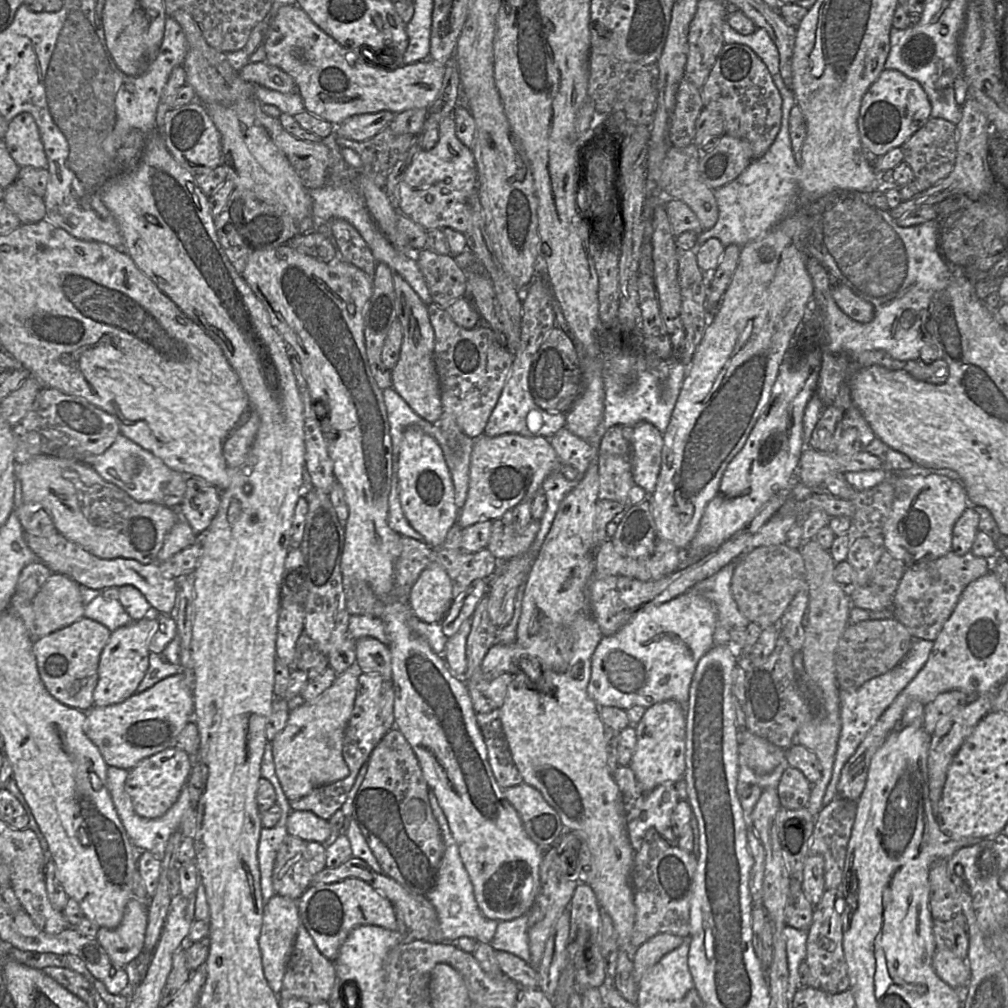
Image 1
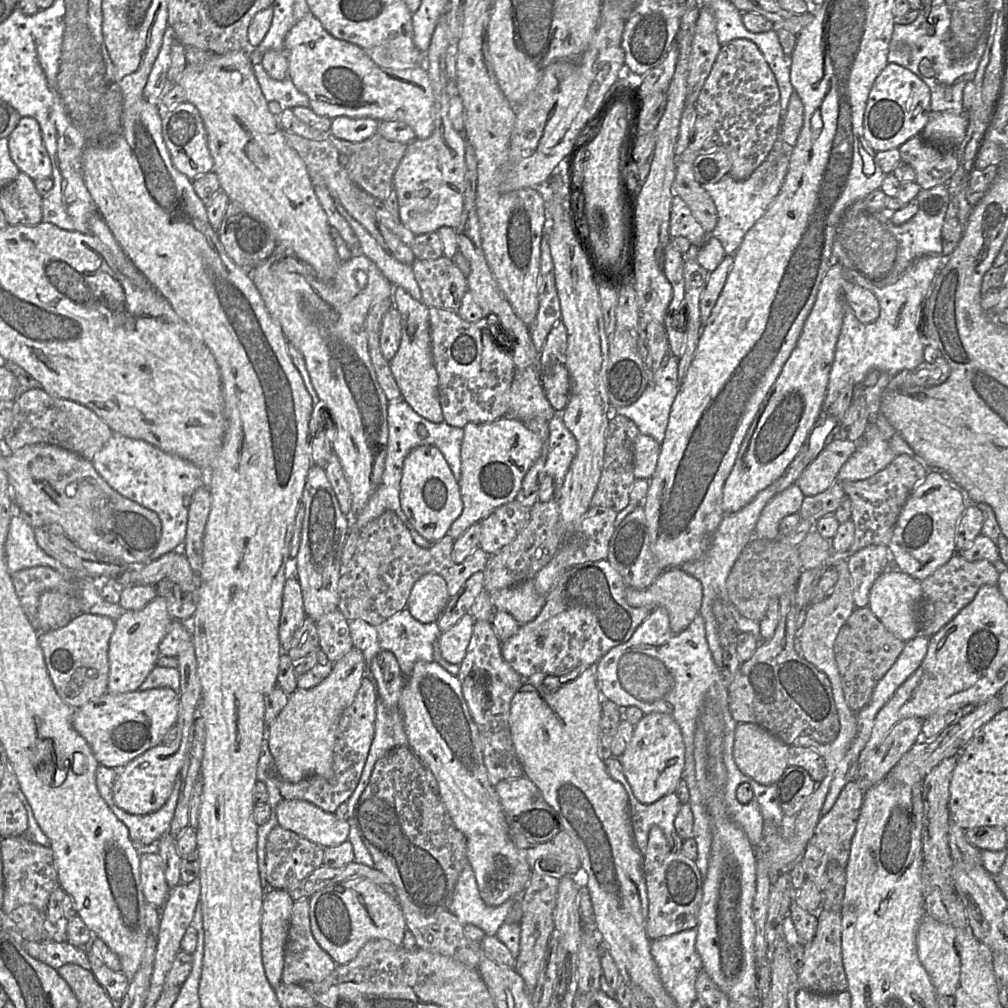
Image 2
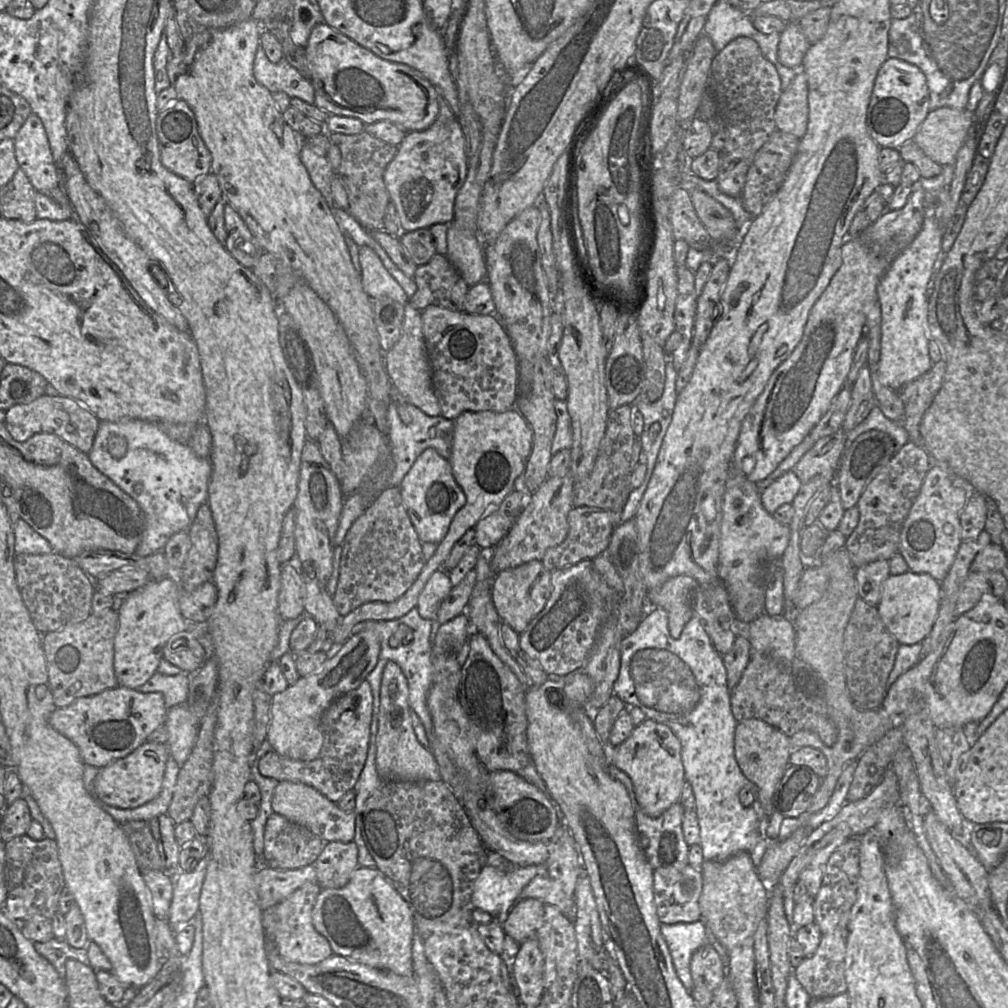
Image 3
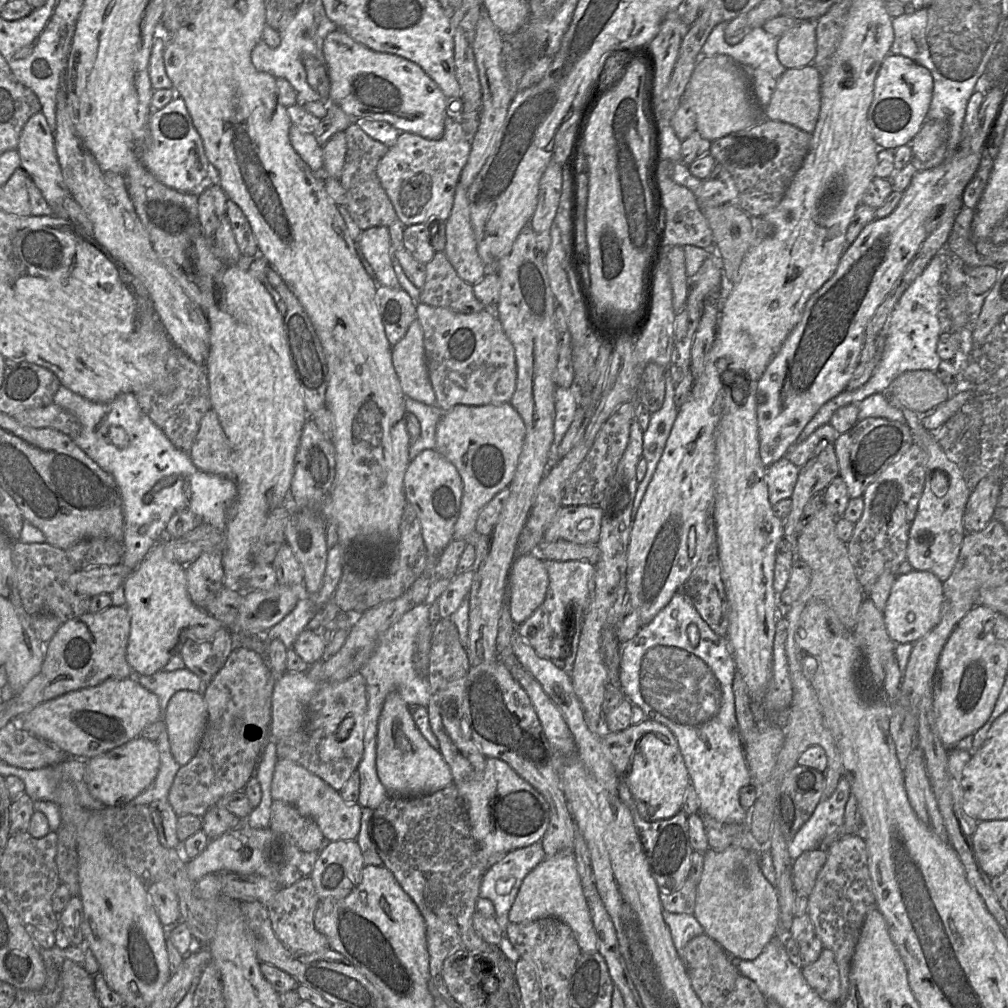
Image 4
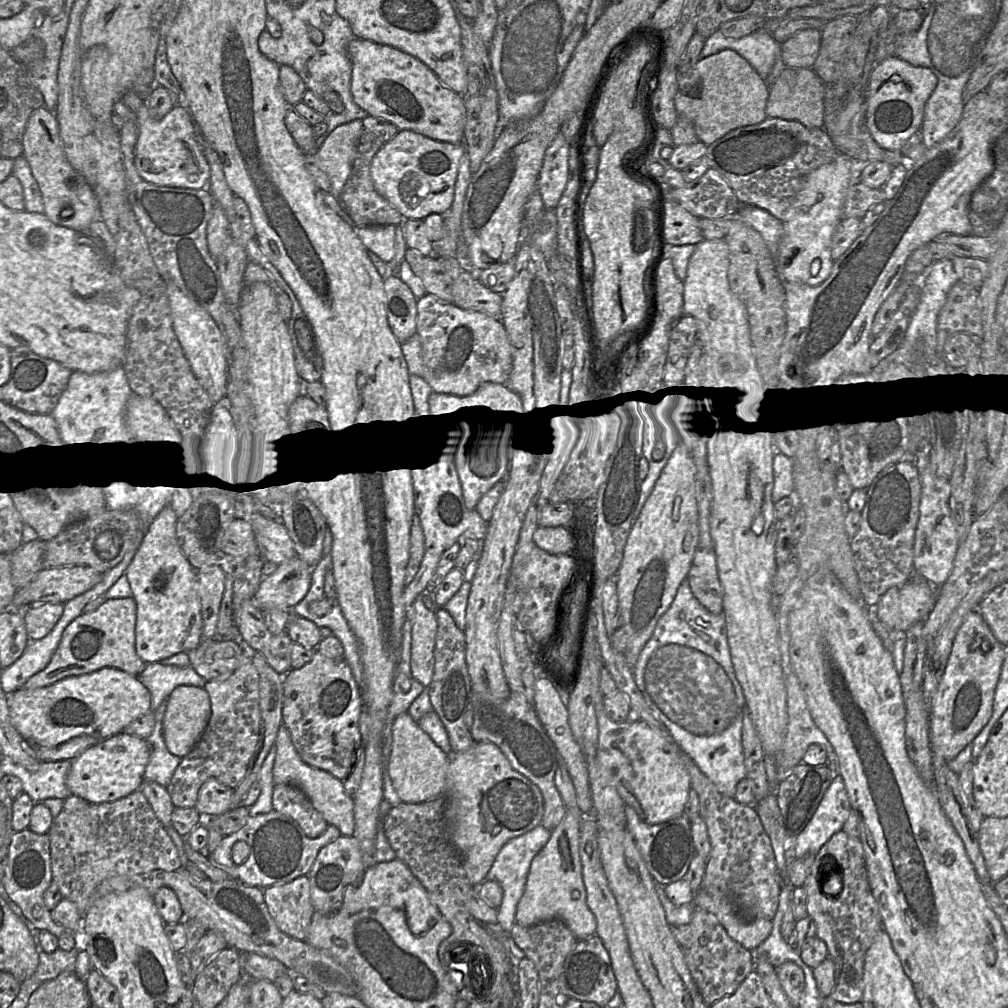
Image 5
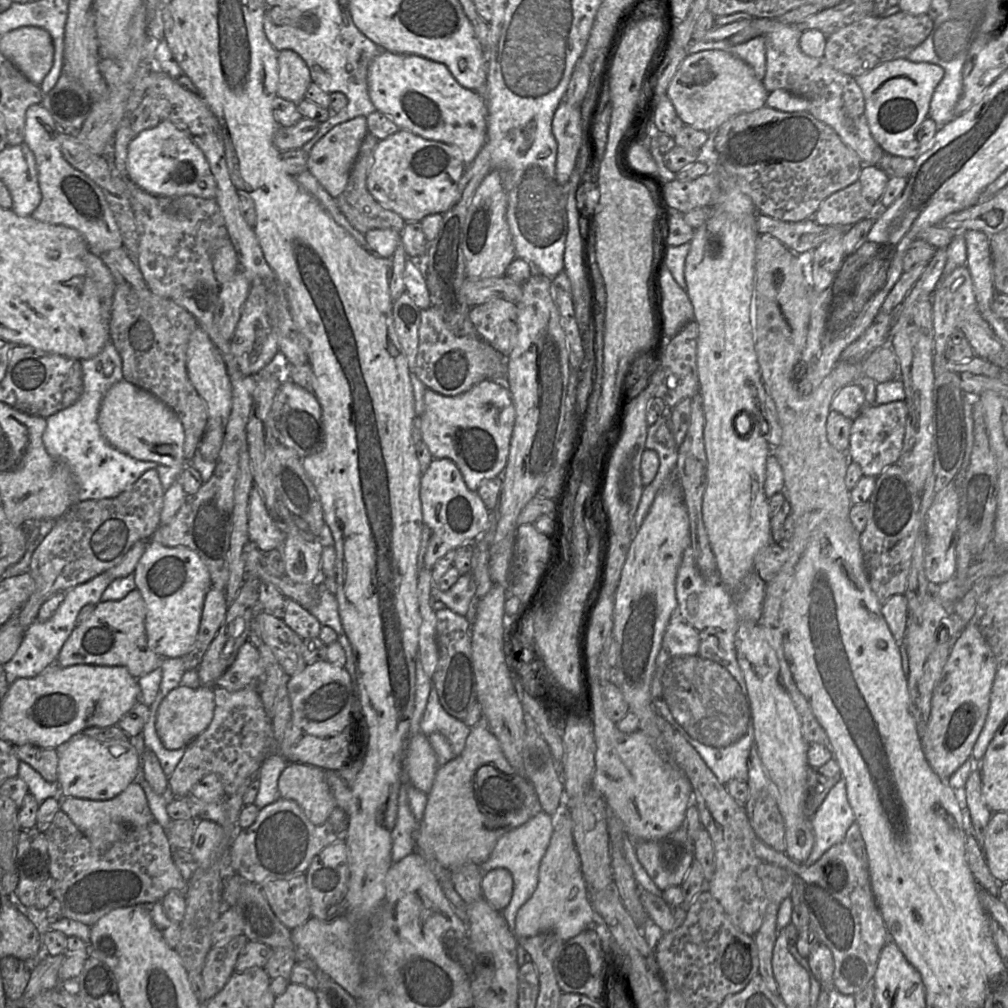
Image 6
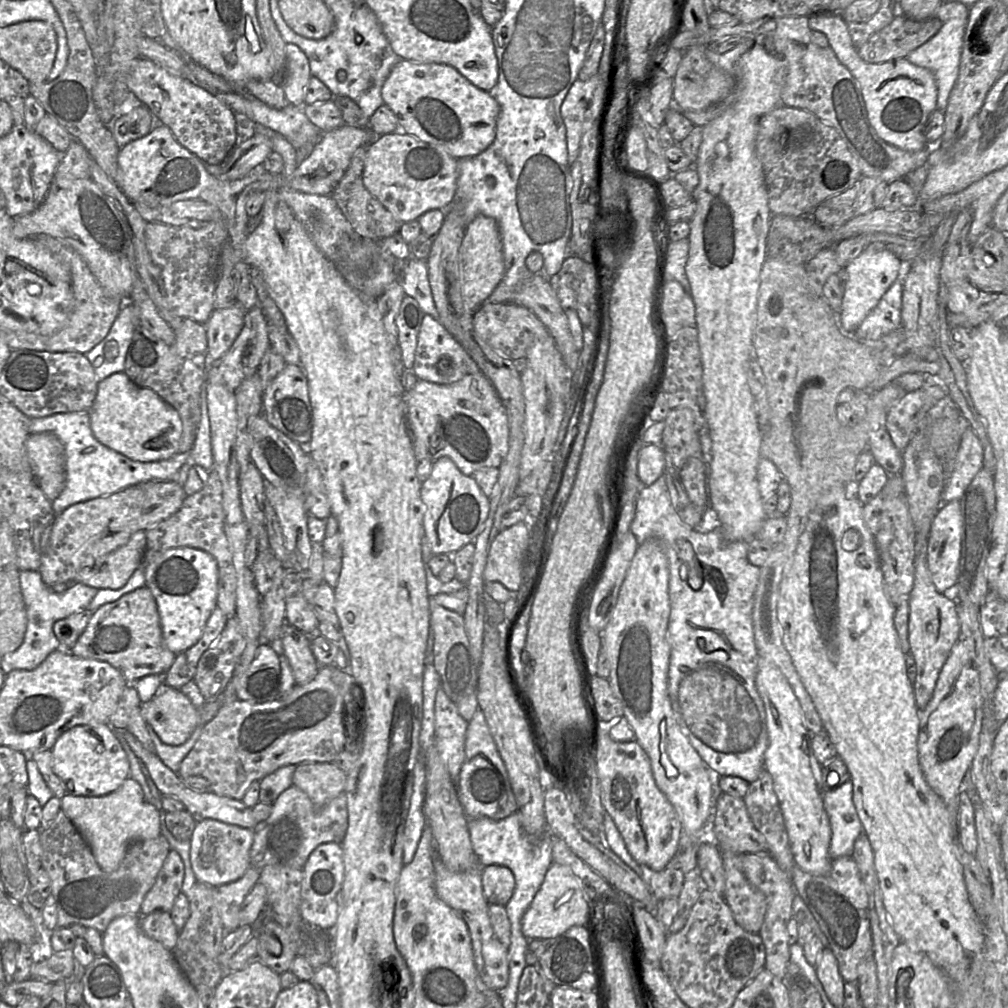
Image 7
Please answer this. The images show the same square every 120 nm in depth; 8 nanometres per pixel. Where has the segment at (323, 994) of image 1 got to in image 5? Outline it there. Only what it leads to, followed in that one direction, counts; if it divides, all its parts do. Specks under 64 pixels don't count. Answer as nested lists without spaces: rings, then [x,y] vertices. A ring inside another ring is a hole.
[[[307,875],[263,889],[268,911],[277,927],[286,935],[303,941],[314,908]]]

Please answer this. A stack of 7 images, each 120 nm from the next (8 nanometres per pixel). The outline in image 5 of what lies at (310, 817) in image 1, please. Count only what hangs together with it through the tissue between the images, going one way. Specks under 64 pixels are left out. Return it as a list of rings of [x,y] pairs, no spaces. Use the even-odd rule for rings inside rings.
[[[283,724],[279,727],[274,746],[276,747],[272,770],[274,784],[291,784],[298,787],[329,825],[336,826],[342,836],[352,836],[354,831],[354,802],[353,798],[345,792],[343,781],[324,770],[306,764],[295,750],[289,730]]]

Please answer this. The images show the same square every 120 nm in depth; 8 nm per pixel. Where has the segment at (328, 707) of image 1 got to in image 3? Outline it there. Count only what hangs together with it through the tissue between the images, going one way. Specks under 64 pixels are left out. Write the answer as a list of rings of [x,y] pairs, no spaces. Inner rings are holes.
[[[370,630],[351,635],[341,649],[314,673],[299,677],[292,685],[271,697],[270,721],[266,740],[272,750],[295,760],[311,761],[318,757],[322,745],[321,716],[341,695],[356,689],[377,664],[381,643]]]

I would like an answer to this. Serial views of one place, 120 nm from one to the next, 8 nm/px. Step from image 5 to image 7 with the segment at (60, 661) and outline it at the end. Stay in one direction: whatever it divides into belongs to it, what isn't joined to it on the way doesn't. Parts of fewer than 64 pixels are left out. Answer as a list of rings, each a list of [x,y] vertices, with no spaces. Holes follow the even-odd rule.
[[[146,585],[123,595],[114,602],[99,607],[93,613],[86,629],[70,652],[77,657],[97,659],[110,663],[123,674],[128,683],[135,683],[147,675],[165,675],[176,658],[176,654],[169,650],[166,645],[157,603],[152,591]]]

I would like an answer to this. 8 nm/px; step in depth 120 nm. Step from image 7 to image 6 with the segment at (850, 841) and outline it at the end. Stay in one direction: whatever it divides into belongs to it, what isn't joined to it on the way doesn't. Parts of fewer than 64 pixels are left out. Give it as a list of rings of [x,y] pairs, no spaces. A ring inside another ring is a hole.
[[[842,777],[811,818],[815,841],[810,856],[803,864],[811,866],[830,847],[842,842],[854,822],[855,816],[848,802],[846,783]]]

